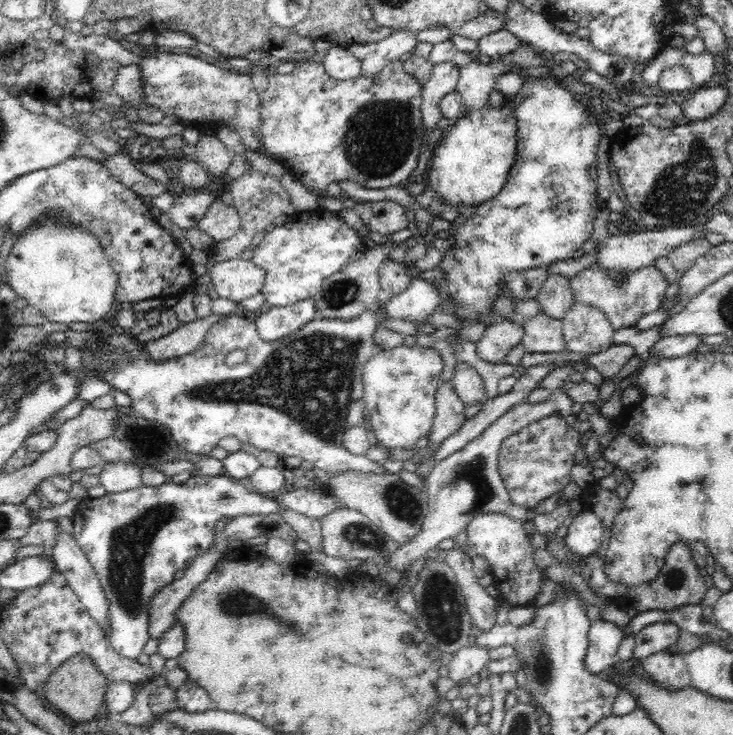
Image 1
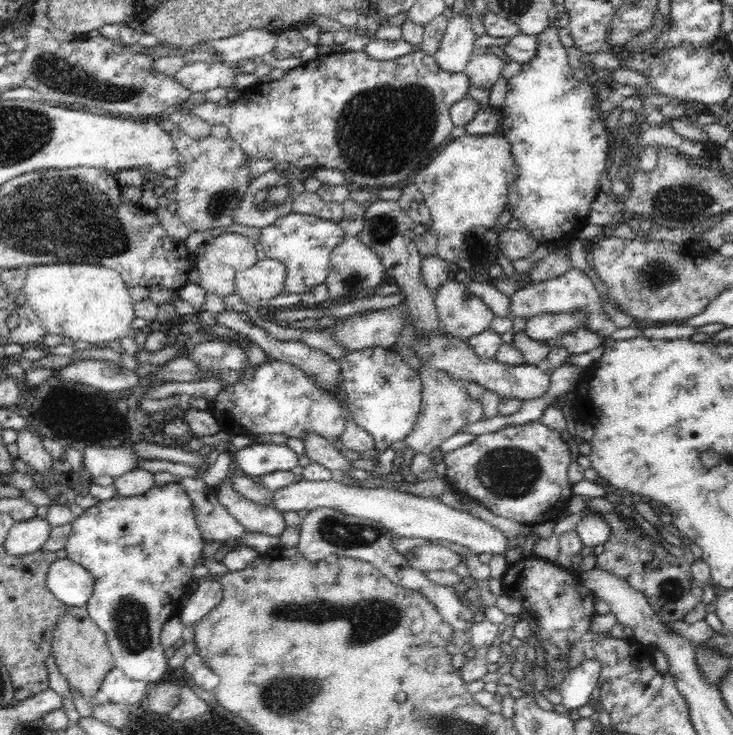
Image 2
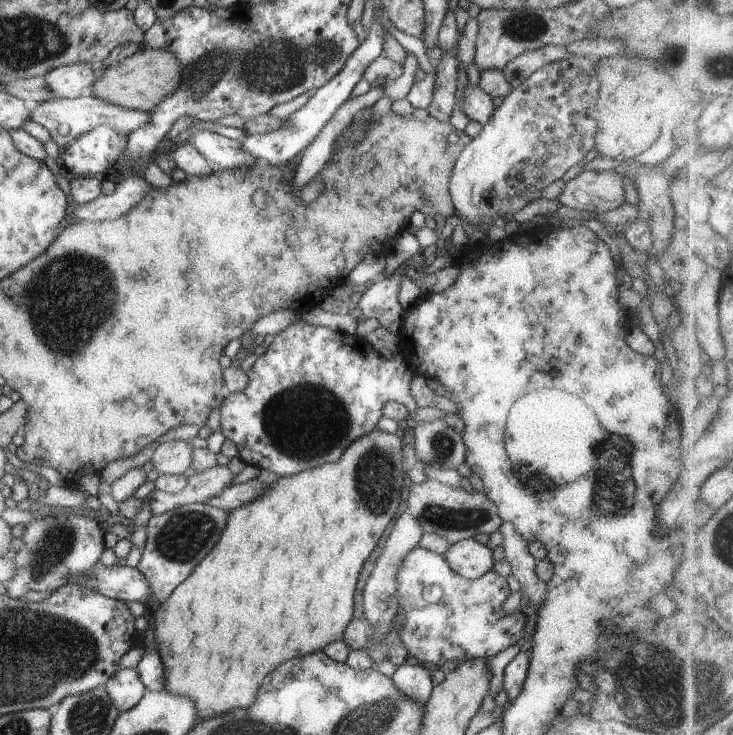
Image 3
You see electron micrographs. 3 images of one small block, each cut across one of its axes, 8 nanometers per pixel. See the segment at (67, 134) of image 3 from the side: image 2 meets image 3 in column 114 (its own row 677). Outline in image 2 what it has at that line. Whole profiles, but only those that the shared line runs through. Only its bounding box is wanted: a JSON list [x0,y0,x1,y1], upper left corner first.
[99,668,150,708]

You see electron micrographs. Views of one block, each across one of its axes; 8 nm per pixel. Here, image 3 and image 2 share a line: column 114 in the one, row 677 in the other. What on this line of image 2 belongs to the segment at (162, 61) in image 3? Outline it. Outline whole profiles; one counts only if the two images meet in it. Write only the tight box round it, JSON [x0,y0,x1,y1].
[51,605,115,699]

